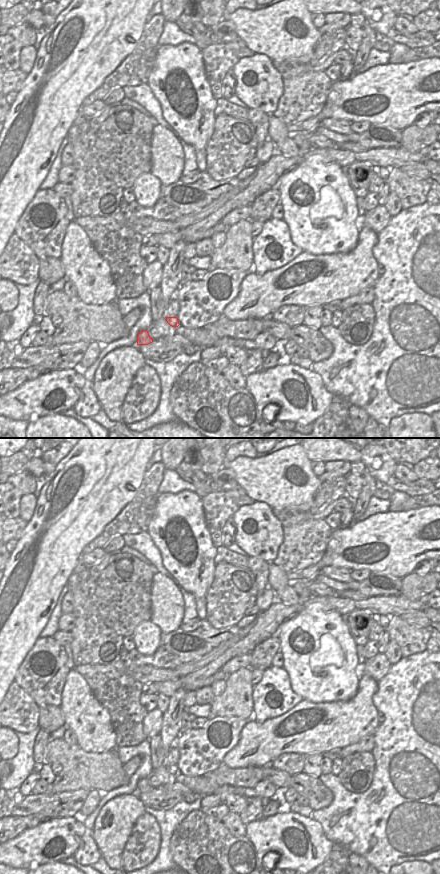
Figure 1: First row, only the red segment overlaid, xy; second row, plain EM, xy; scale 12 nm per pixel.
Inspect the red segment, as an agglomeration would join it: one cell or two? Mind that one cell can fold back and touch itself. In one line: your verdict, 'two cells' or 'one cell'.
two cells

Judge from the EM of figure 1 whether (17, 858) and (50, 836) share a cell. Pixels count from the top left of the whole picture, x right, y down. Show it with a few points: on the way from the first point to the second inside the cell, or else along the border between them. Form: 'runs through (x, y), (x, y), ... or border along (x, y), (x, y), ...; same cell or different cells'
runs through (25, 853), (32, 847), (42, 844); same cell

